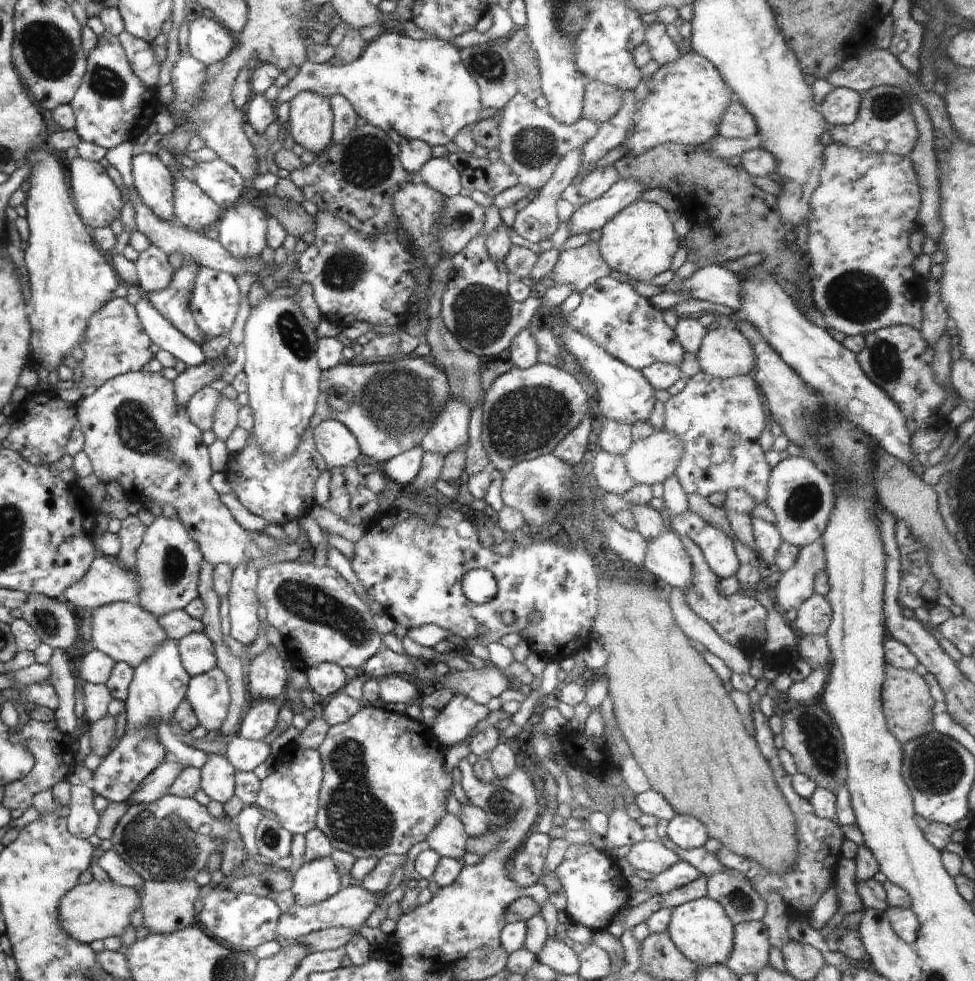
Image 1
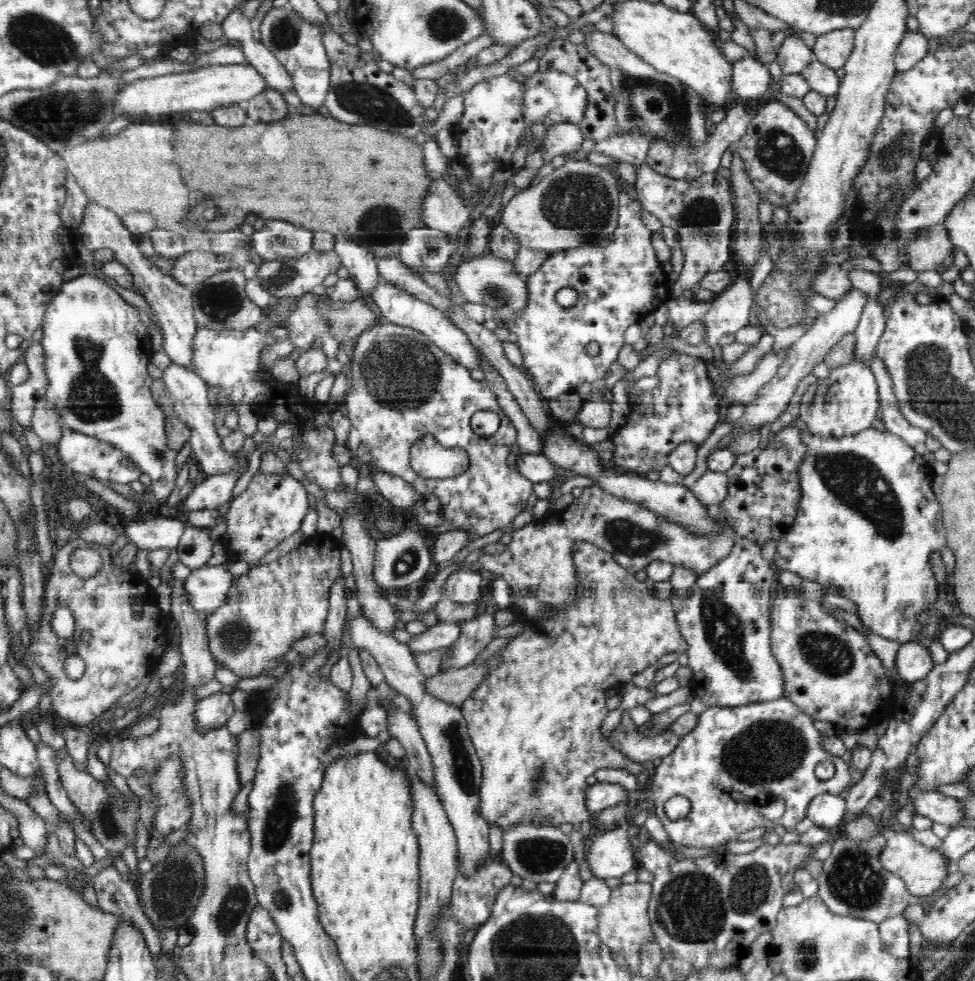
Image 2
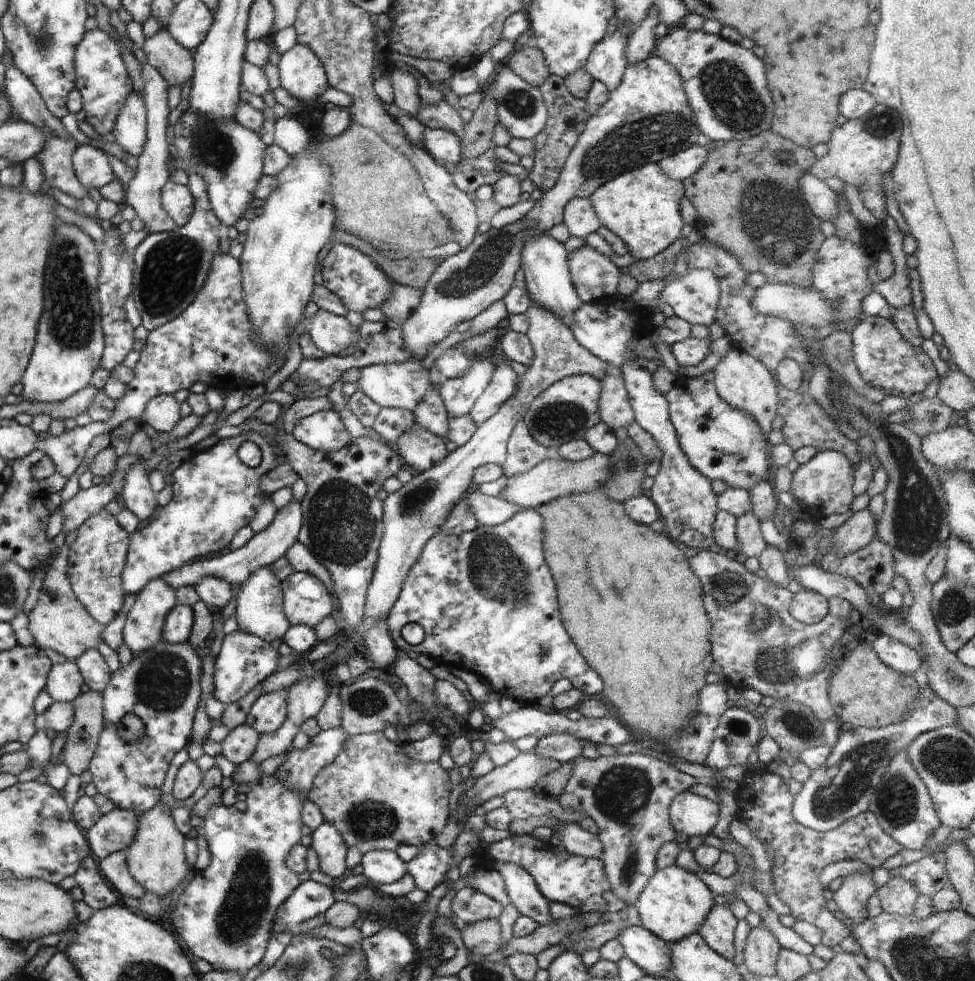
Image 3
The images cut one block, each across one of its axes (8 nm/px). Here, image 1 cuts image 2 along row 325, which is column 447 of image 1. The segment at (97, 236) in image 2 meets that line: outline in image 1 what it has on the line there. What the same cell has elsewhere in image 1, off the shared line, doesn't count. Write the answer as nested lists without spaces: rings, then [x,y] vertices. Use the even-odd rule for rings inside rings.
[[[430,158],[420,168],[418,177],[444,197],[458,196],[460,190],[462,190],[460,173],[454,168],[453,164],[448,162],[447,158]]]

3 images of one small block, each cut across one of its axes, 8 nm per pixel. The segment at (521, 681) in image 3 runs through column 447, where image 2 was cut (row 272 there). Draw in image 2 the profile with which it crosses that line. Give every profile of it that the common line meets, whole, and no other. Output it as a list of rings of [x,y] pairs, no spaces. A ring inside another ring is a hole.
[[[625,190],[619,194],[619,204],[618,229],[612,242],[606,246],[588,245],[550,253],[540,269],[527,278],[528,306],[512,320],[503,323],[509,332],[518,335],[517,344],[522,351],[524,371],[545,400],[557,399],[562,394],[575,391],[580,384],[604,378],[610,364],[617,364],[621,348],[627,345],[625,330],[672,297],[670,286],[673,277],[664,272],[662,262],[655,254],[652,232],[642,222],[642,204],[630,198]],[[566,288],[577,293],[574,306],[562,307],[556,301],[556,294]],[[591,342],[600,345],[600,352],[594,357],[586,354],[586,346]]]

